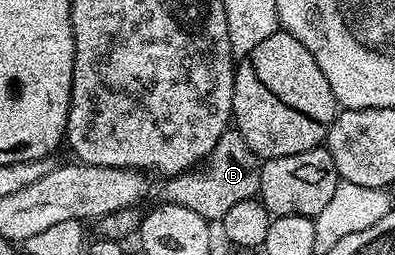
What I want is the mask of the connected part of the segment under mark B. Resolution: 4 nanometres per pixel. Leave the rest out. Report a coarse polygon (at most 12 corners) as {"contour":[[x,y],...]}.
{"contour":[[236,128],[164,200],[220,223],[258,196],[262,162]]}

